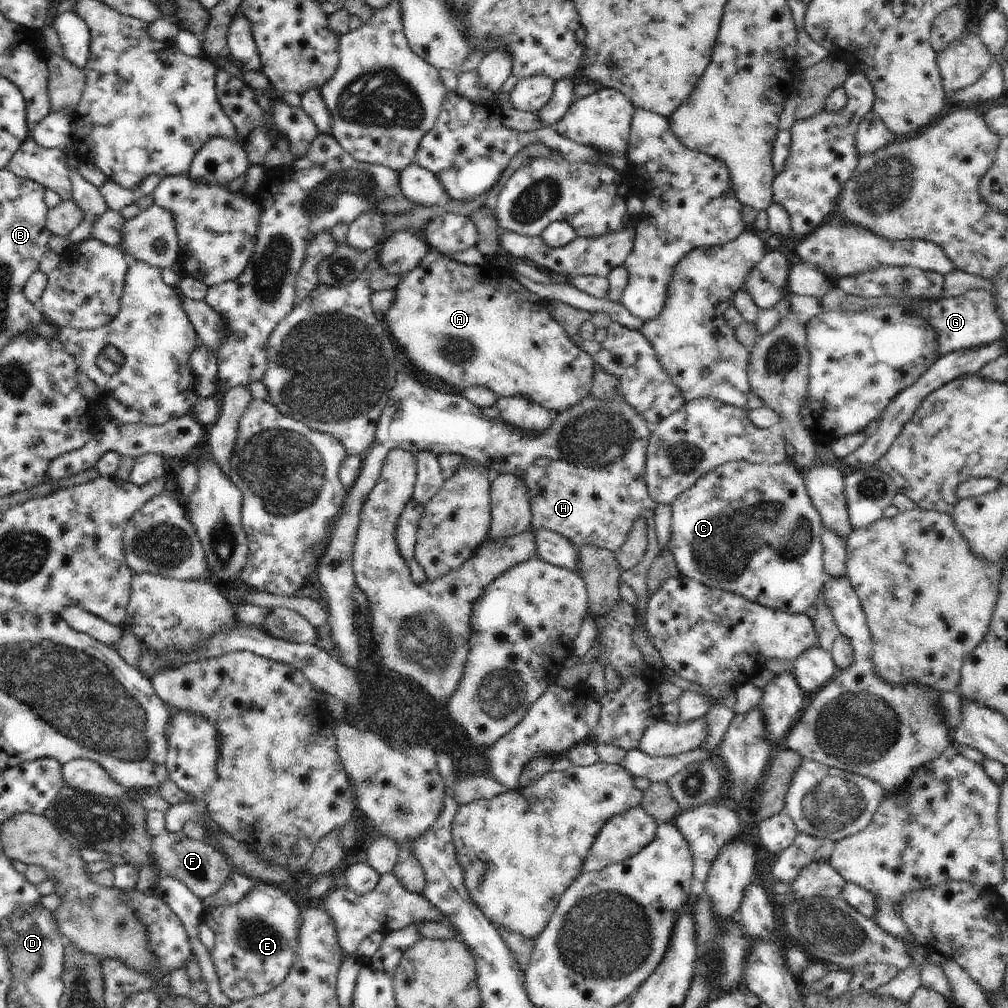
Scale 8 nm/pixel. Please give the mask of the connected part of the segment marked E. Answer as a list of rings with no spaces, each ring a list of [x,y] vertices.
[[[256,882],[239,902],[219,906],[212,918],[208,916],[208,926],[215,938],[214,950],[209,952],[210,960],[222,992],[232,1002],[266,994],[286,980],[297,961],[301,913],[288,893],[272,883]]]

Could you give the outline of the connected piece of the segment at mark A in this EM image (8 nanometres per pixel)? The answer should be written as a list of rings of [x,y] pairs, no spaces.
[[[434,249],[422,258],[422,262],[412,272],[403,276],[395,291],[395,302],[390,310],[386,312],[383,322],[388,324],[389,332],[394,336],[395,344],[398,342],[398,346],[406,352],[410,362],[416,364],[416,368],[420,370],[420,373],[426,372],[426,375],[457,388],[459,392],[464,392],[466,388],[471,386],[484,386],[484,388],[498,394],[499,397],[522,396],[522,398],[526,398],[526,400],[535,402],[538,406],[550,410],[554,416],[562,414],[562,412],[566,412],[566,410],[570,410],[570,408],[574,408],[578,404],[582,404],[586,400],[586,396],[591,396],[592,385],[594,384],[594,368],[596,368],[593,357],[584,352],[577,344],[574,344],[564,328],[553,318],[550,318],[550,314],[546,310],[546,301],[540,298],[538,294],[530,292],[523,284],[520,284],[509,271],[487,263],[483,265],[467,265]]]

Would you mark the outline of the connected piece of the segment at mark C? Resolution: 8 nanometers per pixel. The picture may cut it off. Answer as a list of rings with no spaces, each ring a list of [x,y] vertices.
[[[792,460],[782,464],[727,462],[702,476],[671,505],[672,528],[667,549],[684,578],[692,578],[710,588],[728,590],[747,601],[790,614],[805,613],[814,605],[827,579],[822,560],[822,517],[814,508],[803,476]]]

